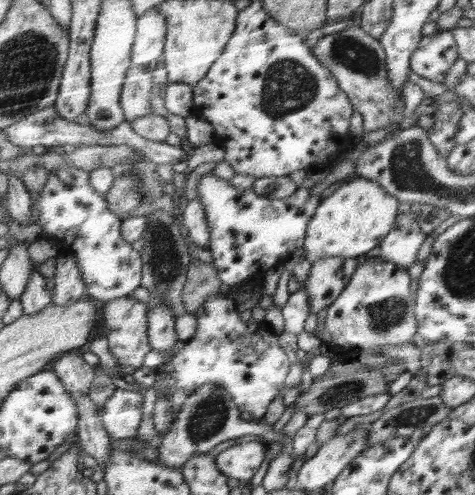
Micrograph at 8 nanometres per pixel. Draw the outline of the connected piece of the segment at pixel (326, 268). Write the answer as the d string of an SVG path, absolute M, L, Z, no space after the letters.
M334 257L322 258L311 264L302 287L306 291L312 313L328 308L341 296L359 262L356 258L345 260Z

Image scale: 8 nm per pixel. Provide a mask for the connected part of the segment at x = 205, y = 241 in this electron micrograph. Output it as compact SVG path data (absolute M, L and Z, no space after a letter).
M201 196L186 203L183 207L183 226L187 231L189 239L196 245L208 250L211 246L211 226L209 225L209 215L205 209L205 203L201 201Z

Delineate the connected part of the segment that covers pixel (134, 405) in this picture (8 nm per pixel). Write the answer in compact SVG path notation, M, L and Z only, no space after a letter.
M118 389L106 404L98 404L98 408L113 438L138 438L144 420L144 394Z

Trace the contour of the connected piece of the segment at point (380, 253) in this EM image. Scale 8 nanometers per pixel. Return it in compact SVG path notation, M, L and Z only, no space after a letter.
M407 211L397 218L396 225L390 229L388 236L365 259L382 258L408 269L416 261L416 255L427 236L420 230L412 211Z

